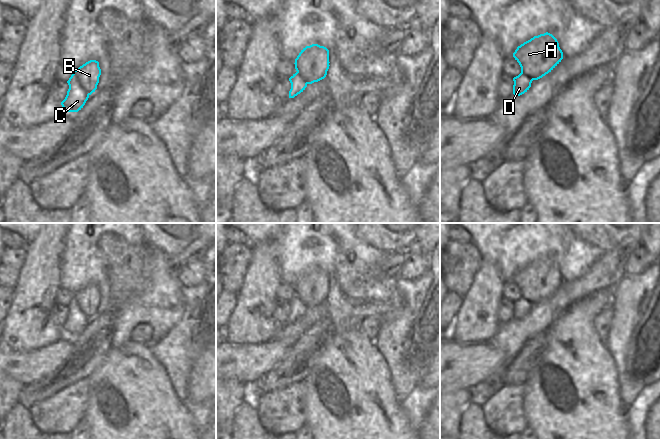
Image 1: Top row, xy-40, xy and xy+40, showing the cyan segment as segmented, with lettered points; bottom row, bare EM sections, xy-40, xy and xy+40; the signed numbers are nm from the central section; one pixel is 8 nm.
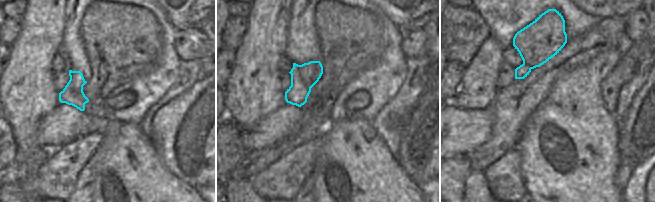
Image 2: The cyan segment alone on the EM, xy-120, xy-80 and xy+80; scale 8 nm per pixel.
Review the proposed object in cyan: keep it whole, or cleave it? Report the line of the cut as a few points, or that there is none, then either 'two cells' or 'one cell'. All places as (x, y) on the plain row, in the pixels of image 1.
no cut | one cell

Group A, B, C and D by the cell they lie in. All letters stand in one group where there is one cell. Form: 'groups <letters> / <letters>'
groups A B C D

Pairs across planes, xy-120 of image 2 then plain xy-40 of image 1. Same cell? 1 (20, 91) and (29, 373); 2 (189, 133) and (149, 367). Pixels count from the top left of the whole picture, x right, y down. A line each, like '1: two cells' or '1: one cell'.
1: two cells
2: two cells

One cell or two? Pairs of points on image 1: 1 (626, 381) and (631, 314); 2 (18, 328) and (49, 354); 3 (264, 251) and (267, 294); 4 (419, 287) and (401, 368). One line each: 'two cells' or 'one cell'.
1: one cell
2: two cells
3: one cell
4: one cell

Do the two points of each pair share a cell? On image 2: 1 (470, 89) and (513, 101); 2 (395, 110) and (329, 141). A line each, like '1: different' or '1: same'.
1: different
2: different

